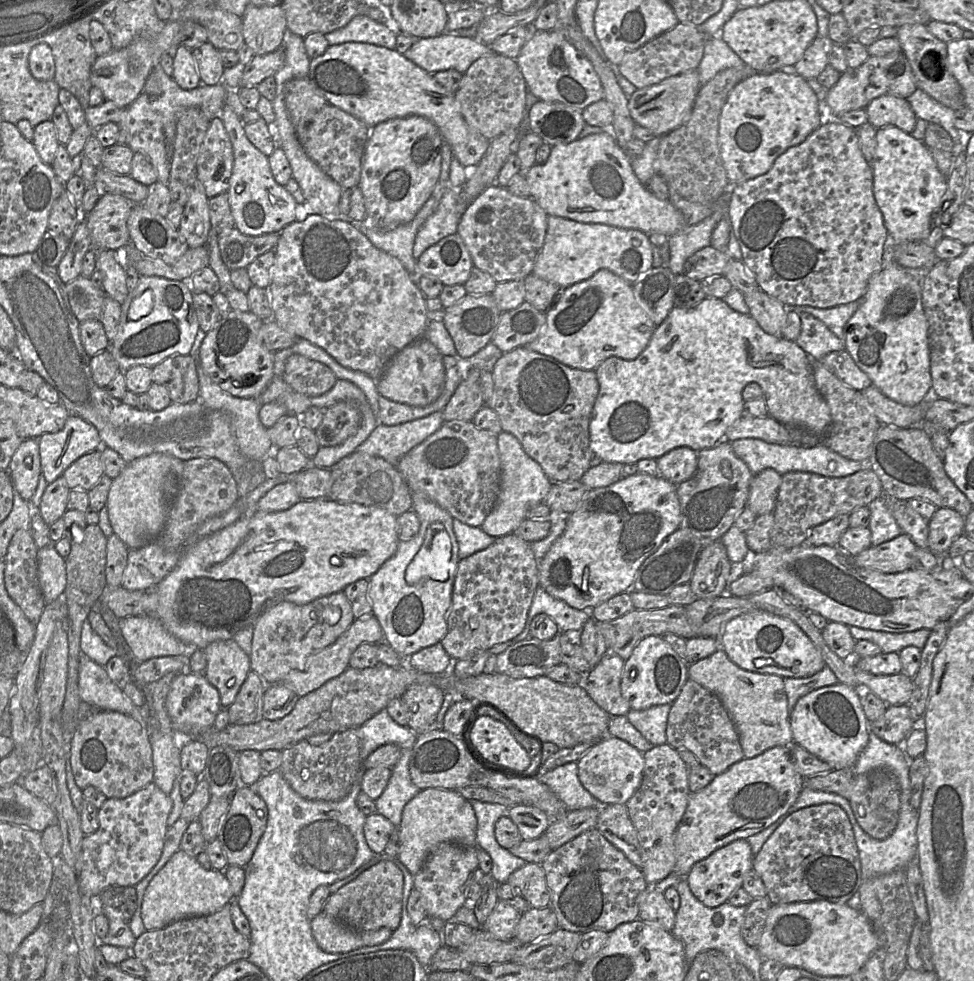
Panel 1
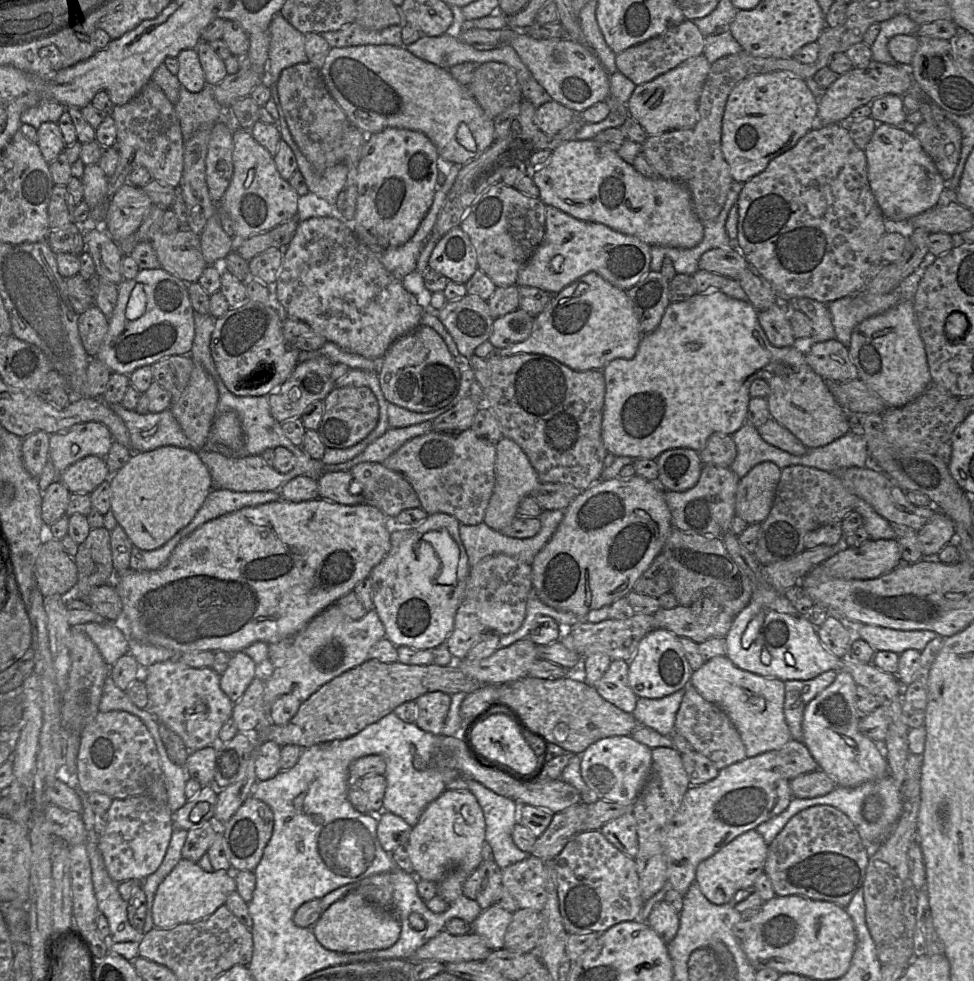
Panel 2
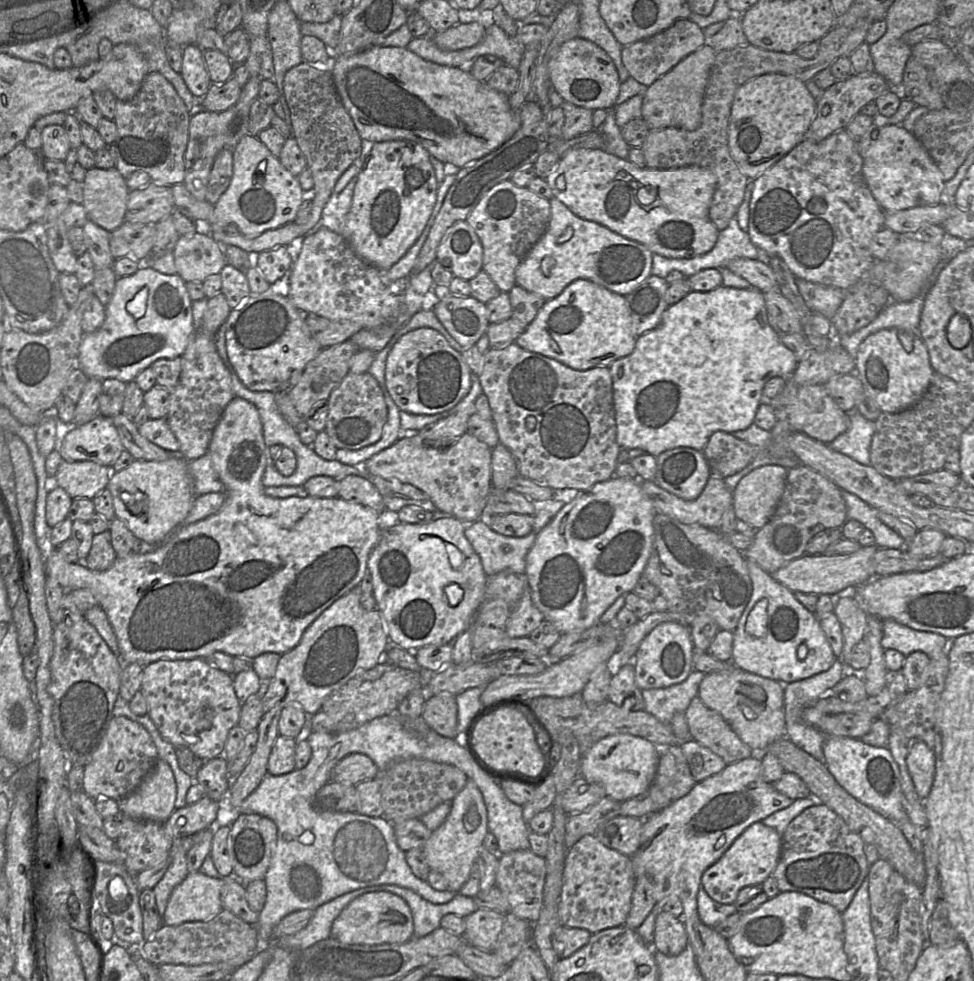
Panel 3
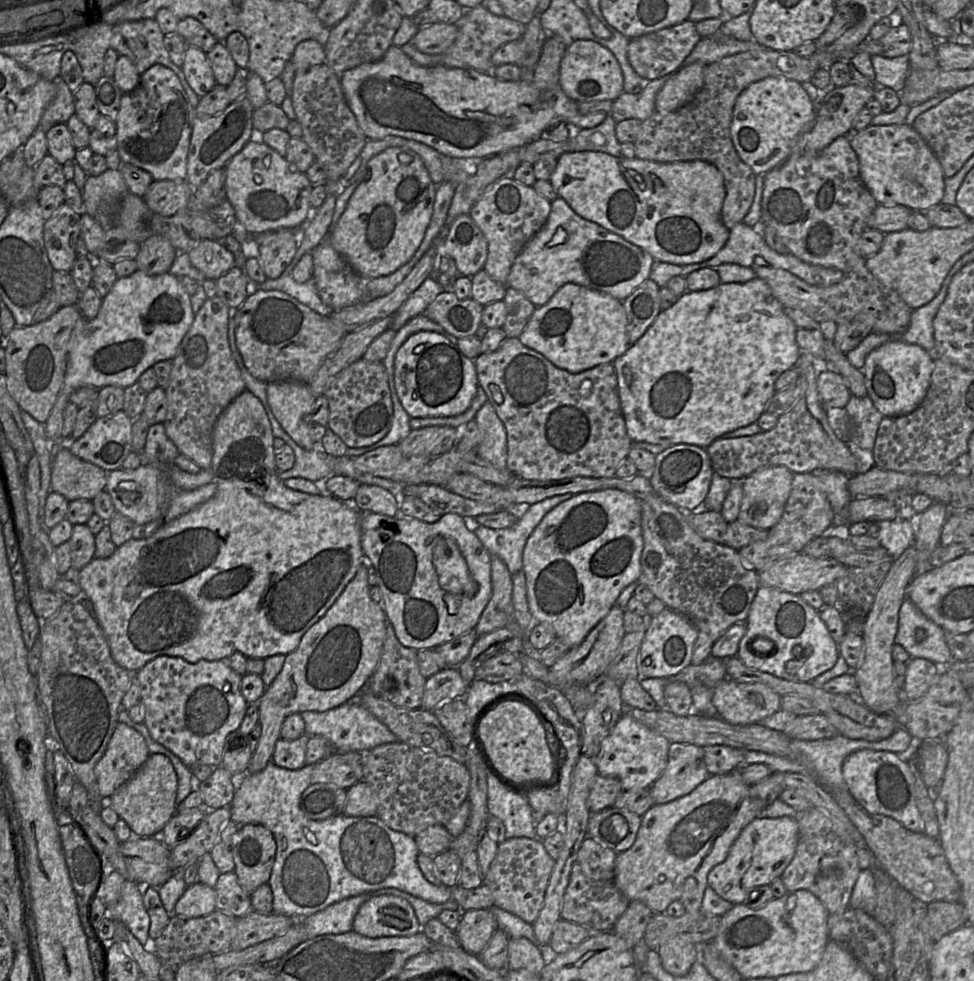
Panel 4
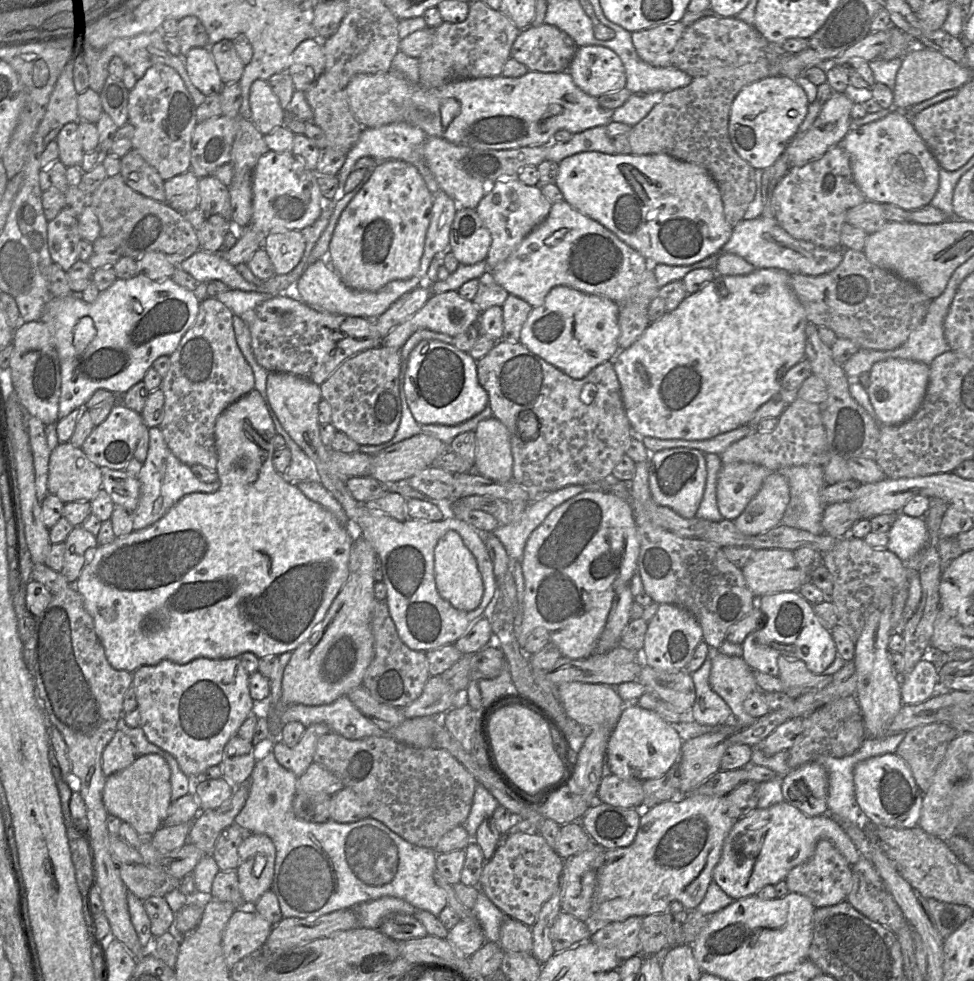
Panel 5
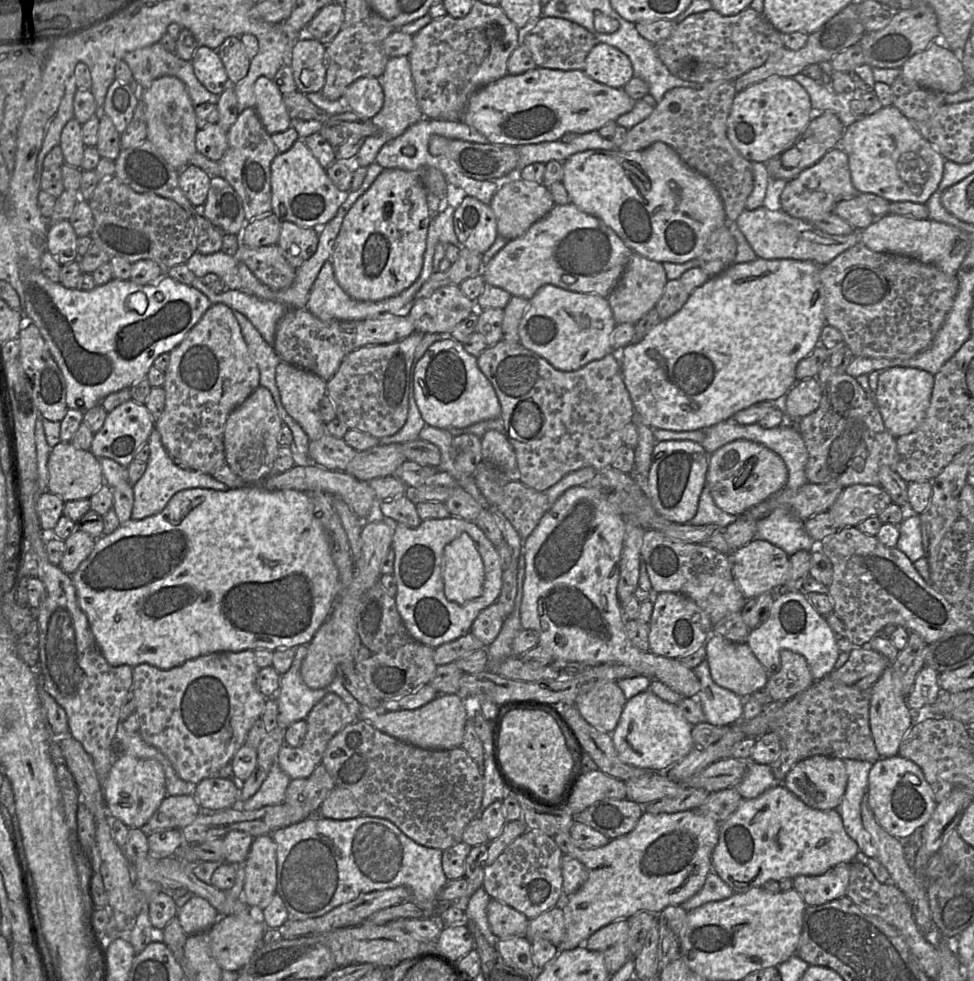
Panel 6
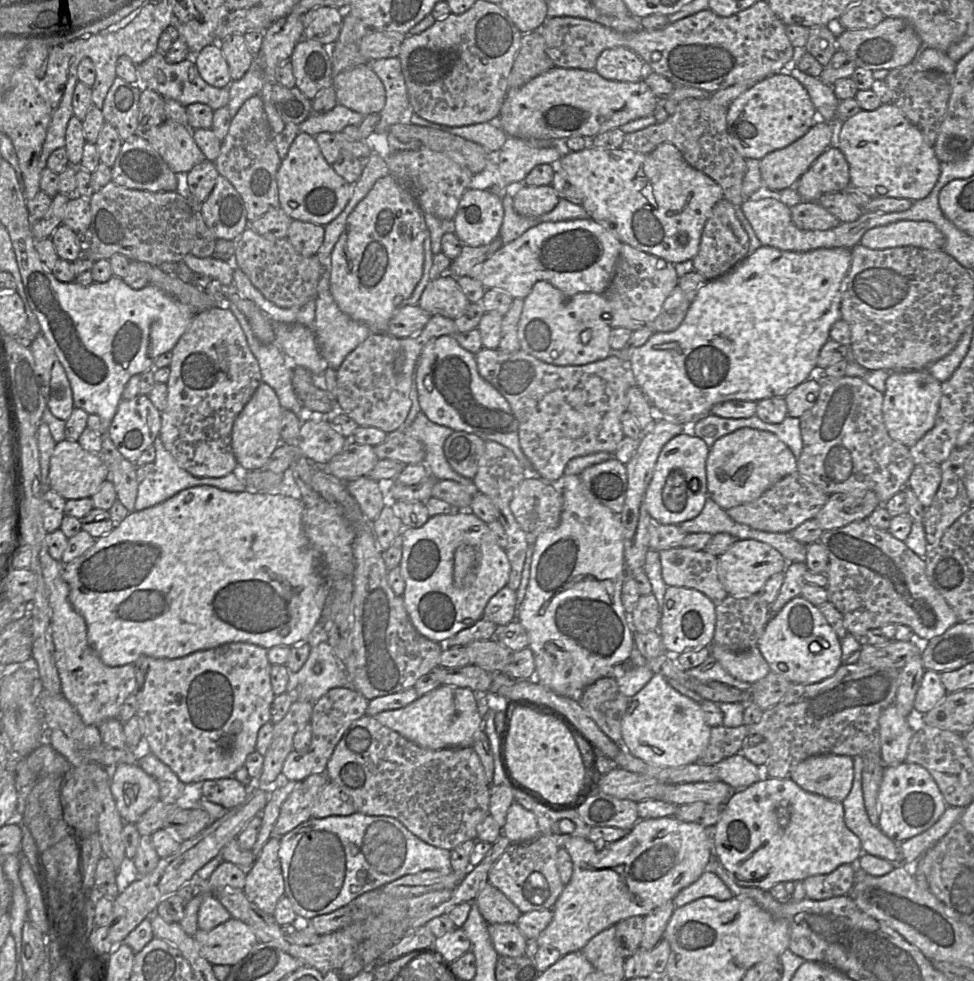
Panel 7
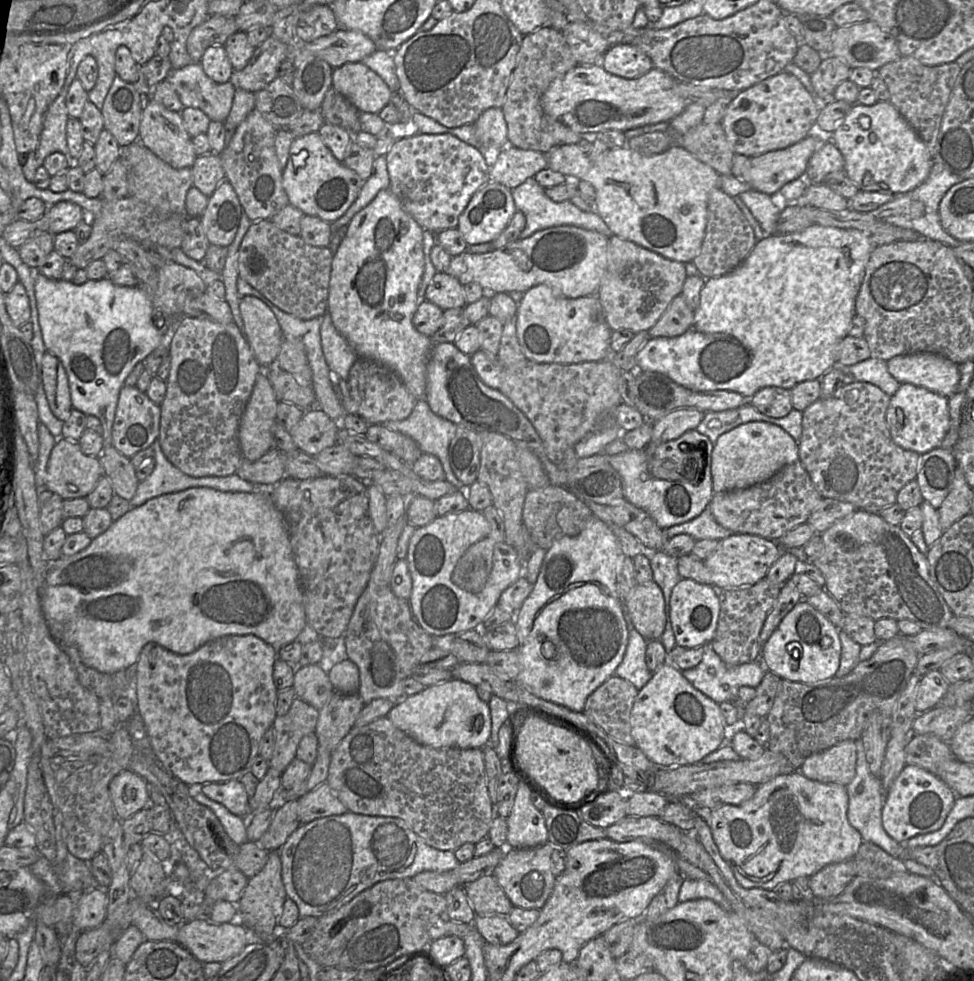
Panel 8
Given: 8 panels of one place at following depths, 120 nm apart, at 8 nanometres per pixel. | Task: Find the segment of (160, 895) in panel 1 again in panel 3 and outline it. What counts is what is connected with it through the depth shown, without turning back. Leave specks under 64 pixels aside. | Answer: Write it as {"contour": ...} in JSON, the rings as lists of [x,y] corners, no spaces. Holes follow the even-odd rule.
{"contour":[[[199,871],[190,872],[170,894],[163,924],[175,926],[185,922],[205,921],[222,909],[224,878],[213,878]]]}

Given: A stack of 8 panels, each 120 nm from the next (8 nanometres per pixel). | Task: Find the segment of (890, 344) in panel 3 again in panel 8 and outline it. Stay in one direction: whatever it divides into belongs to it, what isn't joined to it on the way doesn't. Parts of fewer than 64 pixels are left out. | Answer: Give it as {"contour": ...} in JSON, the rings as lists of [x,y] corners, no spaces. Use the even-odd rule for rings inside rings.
{"contour":[[[901,384],[891,397],[886,422],[893,442],[920,455],[939,448],[949,429],[948,398],[913,384]]]}

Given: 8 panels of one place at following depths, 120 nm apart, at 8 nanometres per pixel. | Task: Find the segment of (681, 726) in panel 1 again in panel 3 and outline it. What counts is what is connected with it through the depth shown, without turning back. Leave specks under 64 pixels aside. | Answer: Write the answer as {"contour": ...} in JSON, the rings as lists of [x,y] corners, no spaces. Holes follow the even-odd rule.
{"contour":[[[698,696],[694,697],[684,711],[691,738],[720,756],[726,764],[752,756],[752,749],[732,730],[729,724],[716,711],[708,708]]]}

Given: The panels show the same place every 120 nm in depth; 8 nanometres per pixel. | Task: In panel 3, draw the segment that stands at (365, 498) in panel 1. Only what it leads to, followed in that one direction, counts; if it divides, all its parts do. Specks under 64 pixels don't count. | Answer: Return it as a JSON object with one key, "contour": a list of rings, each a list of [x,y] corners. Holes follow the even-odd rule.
{"contour":[[[367,474],[367,478],[381,494],[386,510],[399,512],[404,506],[417,506],[426,511],[436,512],[430,497],[411,484],[376,475]]]}

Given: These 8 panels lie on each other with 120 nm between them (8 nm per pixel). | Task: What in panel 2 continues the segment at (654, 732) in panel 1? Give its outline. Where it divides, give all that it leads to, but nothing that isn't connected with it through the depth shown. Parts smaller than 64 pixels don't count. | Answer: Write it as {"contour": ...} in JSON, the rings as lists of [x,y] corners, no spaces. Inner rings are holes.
{"contour":[[[683,688],[659,699],[638,698],[632,715],[639,725],[663,736],[671,736],[684,692]]]}

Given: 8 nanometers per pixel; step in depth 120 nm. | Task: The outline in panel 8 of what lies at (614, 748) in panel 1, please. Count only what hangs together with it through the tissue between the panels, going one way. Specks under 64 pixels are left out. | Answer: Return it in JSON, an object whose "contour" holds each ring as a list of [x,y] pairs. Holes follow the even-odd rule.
{"contour":[[[673,664],[662,665],[638,691],[630,725],[634,746],[650,761],[664,767],[698,763],[730,740],[719,704],[694,688]]]}

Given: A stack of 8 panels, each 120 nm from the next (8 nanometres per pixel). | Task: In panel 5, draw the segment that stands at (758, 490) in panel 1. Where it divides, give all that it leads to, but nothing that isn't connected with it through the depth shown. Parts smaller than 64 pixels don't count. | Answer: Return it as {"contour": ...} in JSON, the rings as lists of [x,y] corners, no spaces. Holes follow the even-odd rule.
{"contour":[[[777,471],[771,472],[744,511],[732,521],[743,534],[762,534],[781,524],[789,500],[787,479]]]}

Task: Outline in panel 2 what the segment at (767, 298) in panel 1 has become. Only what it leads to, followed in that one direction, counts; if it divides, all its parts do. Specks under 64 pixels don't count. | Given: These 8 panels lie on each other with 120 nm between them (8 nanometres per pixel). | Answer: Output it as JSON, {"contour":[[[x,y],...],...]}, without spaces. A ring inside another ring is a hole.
{"contour":[[[777,303],[767,310],[758,311],[758,319],[773,346],[787,347],[796,344],[789,321],[788,308],[783,303]]]}

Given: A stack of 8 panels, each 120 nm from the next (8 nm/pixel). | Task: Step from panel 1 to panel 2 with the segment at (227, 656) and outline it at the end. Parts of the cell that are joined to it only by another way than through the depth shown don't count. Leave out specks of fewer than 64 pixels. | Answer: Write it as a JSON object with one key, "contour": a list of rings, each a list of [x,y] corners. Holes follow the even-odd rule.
{"contour":[[[242,651],[230,655],[228,666],[220,675],[220,687],[231,702],[236,703],[255,678],[256,665]]]}

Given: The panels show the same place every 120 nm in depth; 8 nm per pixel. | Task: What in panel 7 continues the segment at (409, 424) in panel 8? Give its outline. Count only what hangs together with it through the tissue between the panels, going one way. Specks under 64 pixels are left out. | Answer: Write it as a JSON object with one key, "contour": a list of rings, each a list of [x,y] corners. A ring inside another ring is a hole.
{"contour":[[[422,411],[406,429],[407,435],[423,444],[425,448],[423,464],[431,477],[435,480],[453,480],[459,483],[467,493],[474,496],[479,491],[473,479],[466,478],[454,471],[444,454],[444,443],[453,432],[454,430],[449,427],[430,421]]]}

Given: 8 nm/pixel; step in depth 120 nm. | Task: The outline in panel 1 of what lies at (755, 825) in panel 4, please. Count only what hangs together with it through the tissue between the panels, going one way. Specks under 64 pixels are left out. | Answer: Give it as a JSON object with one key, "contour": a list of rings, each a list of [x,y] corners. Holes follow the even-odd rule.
{"contour":[[[738,839],[695,863],[685,878],[691,892],[700,902],[709,908],[718,907],[727,902],[729,897],[742,887],[745,874],[753,868],[753,859],[748,841]]]}

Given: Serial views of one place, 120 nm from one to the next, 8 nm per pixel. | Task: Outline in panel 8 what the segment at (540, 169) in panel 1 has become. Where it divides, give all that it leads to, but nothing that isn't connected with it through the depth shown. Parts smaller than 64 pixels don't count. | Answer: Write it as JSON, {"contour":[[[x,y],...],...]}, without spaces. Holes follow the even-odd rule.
{"contour":[[[576,143],[556,146],[545,154],[552,170],[564,176],[575,176],[594,186],[594,210],[615,236],[682,263],[692,262],[699,253],[705,237],[709,195],[714,188],[721,187],[721,181],[720,175],[711,166],[684,148],[671,146],[652,156],[639,154],[628,147],[611,148],[591,161]]]}

